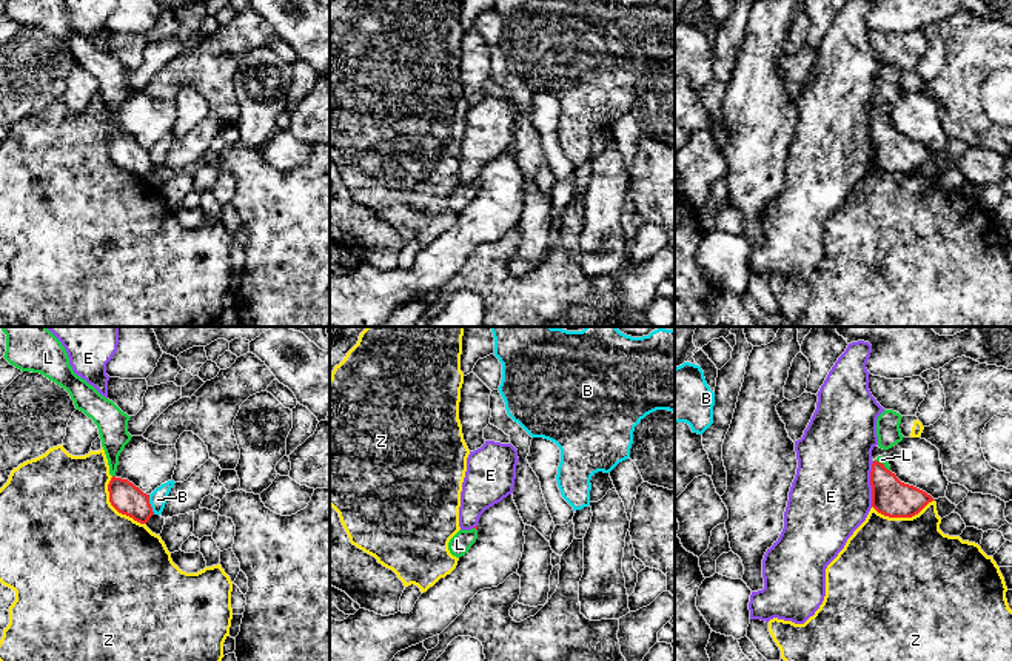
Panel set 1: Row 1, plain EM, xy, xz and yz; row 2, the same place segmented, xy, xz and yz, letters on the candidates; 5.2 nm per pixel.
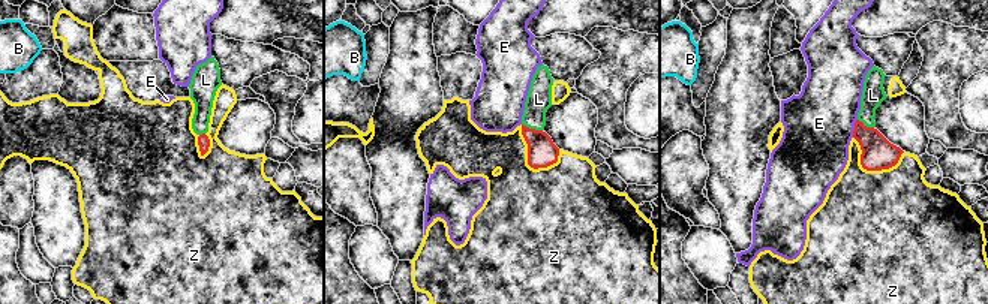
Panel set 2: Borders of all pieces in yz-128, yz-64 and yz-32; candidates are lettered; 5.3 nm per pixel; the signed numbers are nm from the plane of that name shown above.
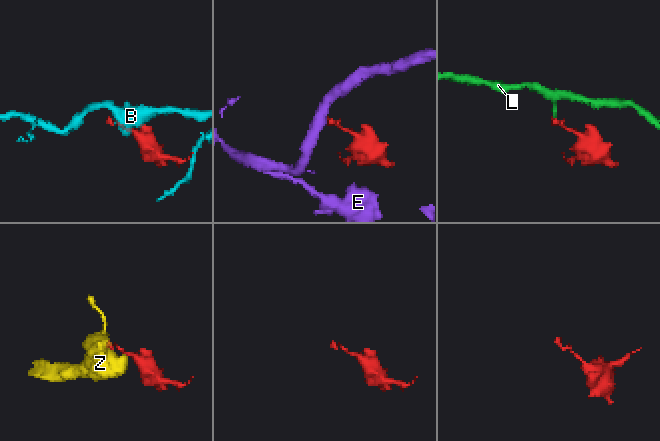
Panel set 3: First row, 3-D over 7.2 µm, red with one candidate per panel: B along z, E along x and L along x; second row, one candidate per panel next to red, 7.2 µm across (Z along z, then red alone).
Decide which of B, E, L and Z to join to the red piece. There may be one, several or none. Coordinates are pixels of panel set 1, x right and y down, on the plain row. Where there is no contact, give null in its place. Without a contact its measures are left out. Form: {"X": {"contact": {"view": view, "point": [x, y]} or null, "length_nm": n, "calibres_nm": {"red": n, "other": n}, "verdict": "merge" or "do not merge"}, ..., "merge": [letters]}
{"B": {"contact": {"view": "xy", "point": [150, 159]}, "length_nm": 110, "calibres_nm": {"red": 160, "other": 90}, "verdict": "do not merge"}, "E": {"contact": {"view": "yz", "point": [871, 139]}, "length_nm": 240, "calibres_nm": {"red": 200, "other": 420}, "verdict": "do not merge"}, "L": {"contact": {"view": "yz", "point": [883, 119]}, "length_nm": 100, "calibres_nm": {"red": 200, "other": 40}, "verdict": "merge"}, "Z": {"contact": {"view": "xy", "point": [114, 162]}, "length_nm": 320, "calibres_nm": {"red": 160, "other": 500}, "verdict": "do not merge"}, "merge": ["L"]}

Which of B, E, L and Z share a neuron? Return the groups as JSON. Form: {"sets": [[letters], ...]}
{"sets": [["B"], ["E"], ["L"], ["Z"]]}

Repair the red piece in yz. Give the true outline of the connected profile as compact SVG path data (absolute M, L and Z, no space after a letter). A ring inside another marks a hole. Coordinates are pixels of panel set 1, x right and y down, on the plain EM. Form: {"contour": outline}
{"contour": "M883 111L872 119L870 140L872 162L889 173L912 173L935 156L926 146L901 137Z"}

